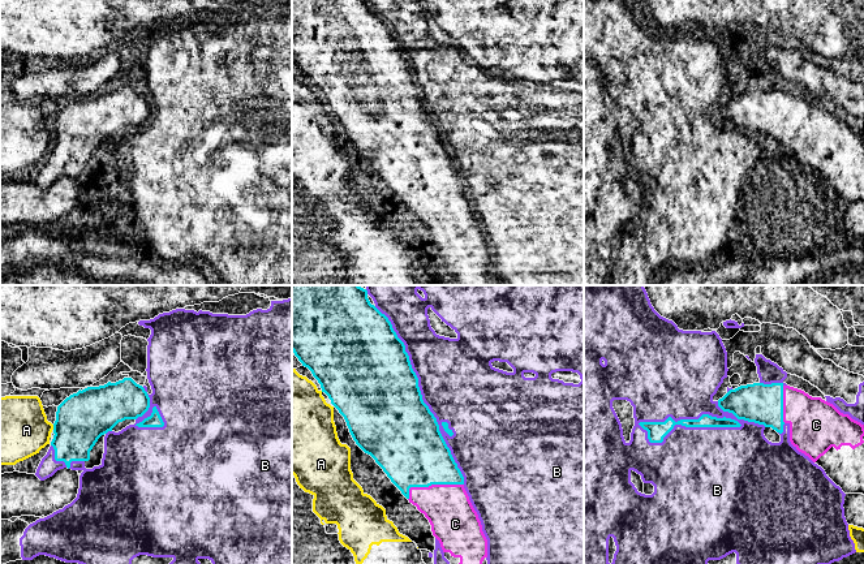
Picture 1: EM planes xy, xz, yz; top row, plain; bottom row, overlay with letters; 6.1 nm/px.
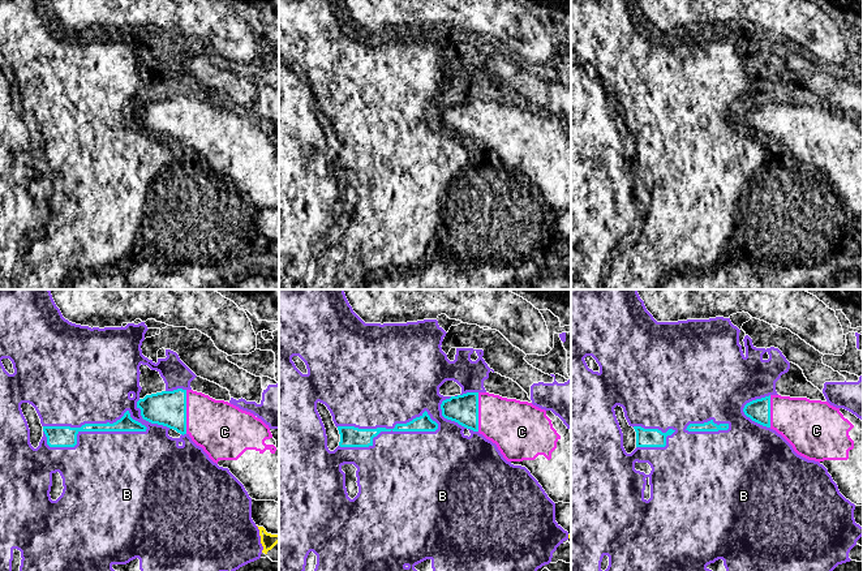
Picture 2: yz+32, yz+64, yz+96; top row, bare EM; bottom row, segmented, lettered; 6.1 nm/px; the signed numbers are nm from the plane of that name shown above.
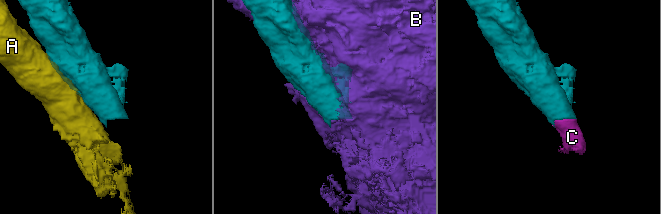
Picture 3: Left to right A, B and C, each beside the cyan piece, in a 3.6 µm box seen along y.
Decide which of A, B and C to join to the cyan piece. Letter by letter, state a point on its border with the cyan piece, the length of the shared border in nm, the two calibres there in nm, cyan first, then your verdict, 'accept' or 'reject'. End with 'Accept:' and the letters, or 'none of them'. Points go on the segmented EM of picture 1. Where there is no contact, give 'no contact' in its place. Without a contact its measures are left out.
A: xy (54, 427) | 30 nm | 320/400 nm | reject
B: yz (701, 416) | 800 nm | 80/440 nm | reject
C: xz (430, 485) | 360 nm | 420/280 nm | accept
Accept: C

